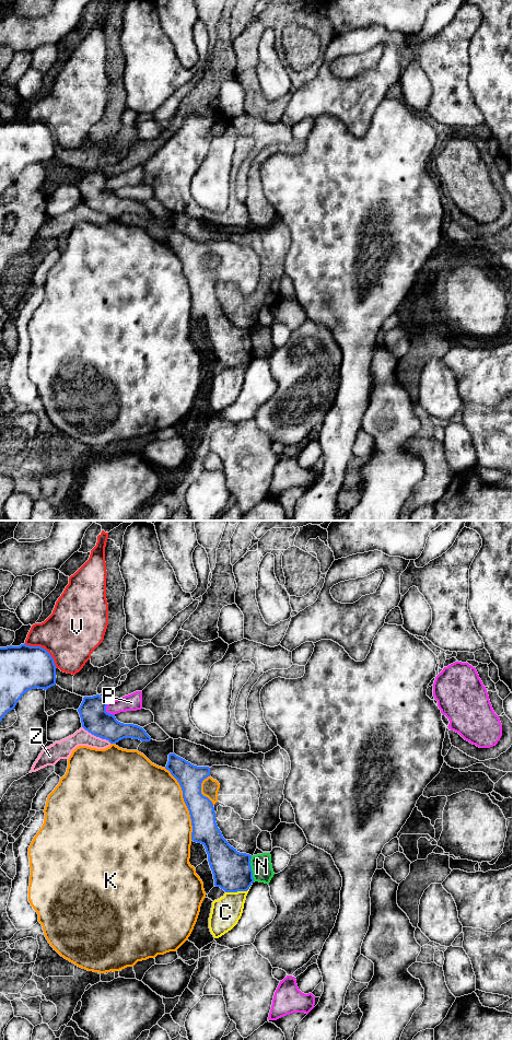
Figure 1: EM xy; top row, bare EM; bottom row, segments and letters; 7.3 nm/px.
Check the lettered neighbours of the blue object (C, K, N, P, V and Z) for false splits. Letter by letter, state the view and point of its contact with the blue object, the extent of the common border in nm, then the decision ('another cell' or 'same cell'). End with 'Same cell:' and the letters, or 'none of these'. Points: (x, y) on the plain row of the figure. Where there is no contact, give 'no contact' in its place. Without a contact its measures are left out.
C: meets blue in xy at (240, 365); contact 220 nm long; another cell
K: meets blue in xy at (185, 278); contact 550 nm long; another cell
N: meets blue in xy at (251, 343); contact 190 nm long; another cell
P: meets blue in xy at (105, 186); contact 120 nm long; another cell
V: meets blue in xy at (44, 124); contact 300 nm long; another cell
Z: meets blue in xy at (96, 211); contact 240 nm long; another cell
Same cell: none of these

